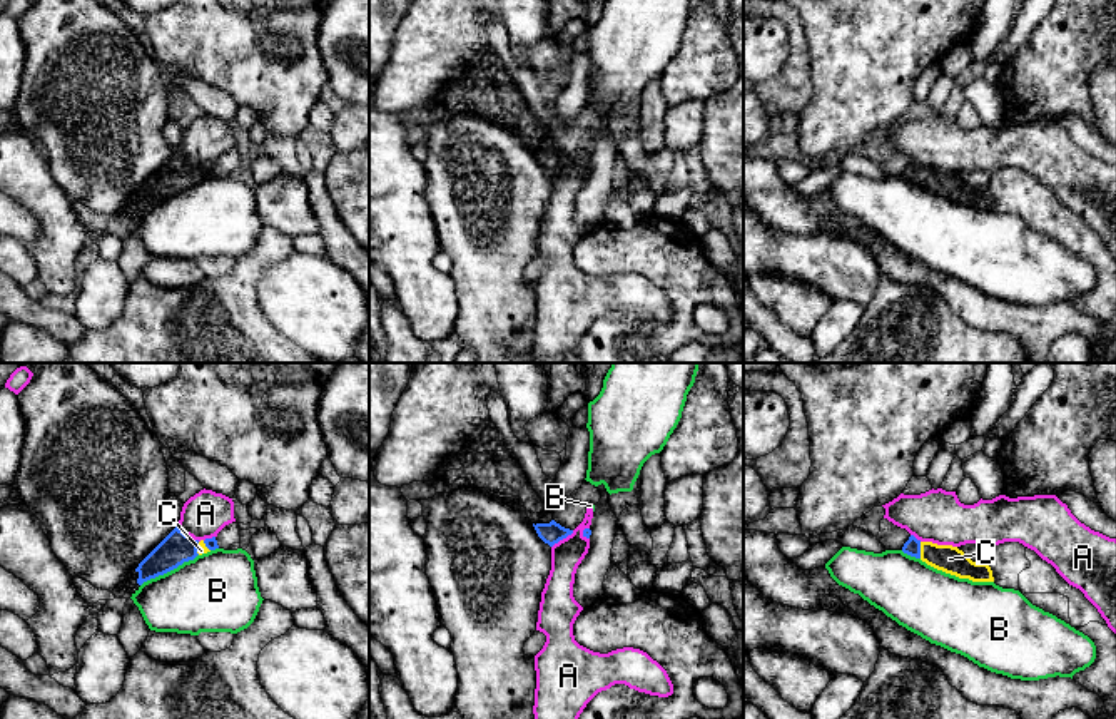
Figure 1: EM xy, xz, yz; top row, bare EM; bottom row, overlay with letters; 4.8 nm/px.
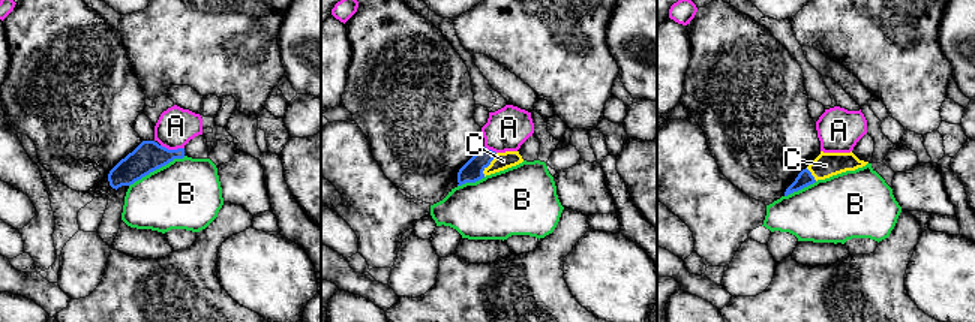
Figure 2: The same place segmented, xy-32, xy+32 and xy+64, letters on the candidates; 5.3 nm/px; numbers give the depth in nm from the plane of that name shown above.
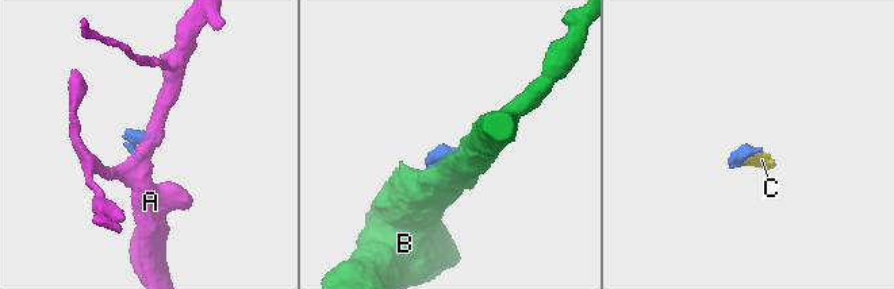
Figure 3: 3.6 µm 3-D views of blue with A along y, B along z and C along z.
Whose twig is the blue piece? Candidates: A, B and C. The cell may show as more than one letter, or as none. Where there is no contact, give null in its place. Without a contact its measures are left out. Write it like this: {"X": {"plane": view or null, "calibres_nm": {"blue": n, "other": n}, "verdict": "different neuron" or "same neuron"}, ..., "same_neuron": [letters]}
{"A": {"plane": "xz", "calibres_nm": {"blue": 100, "other": 150}, "verdict": "different neuron"}, "B": {"plane": "xy", "calibres_nm": {"blue": 150, "other": 380}, "verdict": "different neuron"}, "C": {"plane": "yz", "calibres_nm": {"blue": 80, "other": 130}, "verdict": "same neuron"}, "same_neuron": ["C"]}

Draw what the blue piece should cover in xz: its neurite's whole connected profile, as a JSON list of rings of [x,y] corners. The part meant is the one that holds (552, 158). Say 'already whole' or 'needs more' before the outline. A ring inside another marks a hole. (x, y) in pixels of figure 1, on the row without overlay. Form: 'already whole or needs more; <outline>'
needs more; [[[471,74],[458,77],[461,95],[438,97],[433,104],[436,119],[451,119],[463,114],[490,114],[495,119],[520,122],[526,140],[538,162],[553,172],[573,159],[553,145],[553,134],[548,132],[533,115],[521,90],[505,77],[478,79]]]

